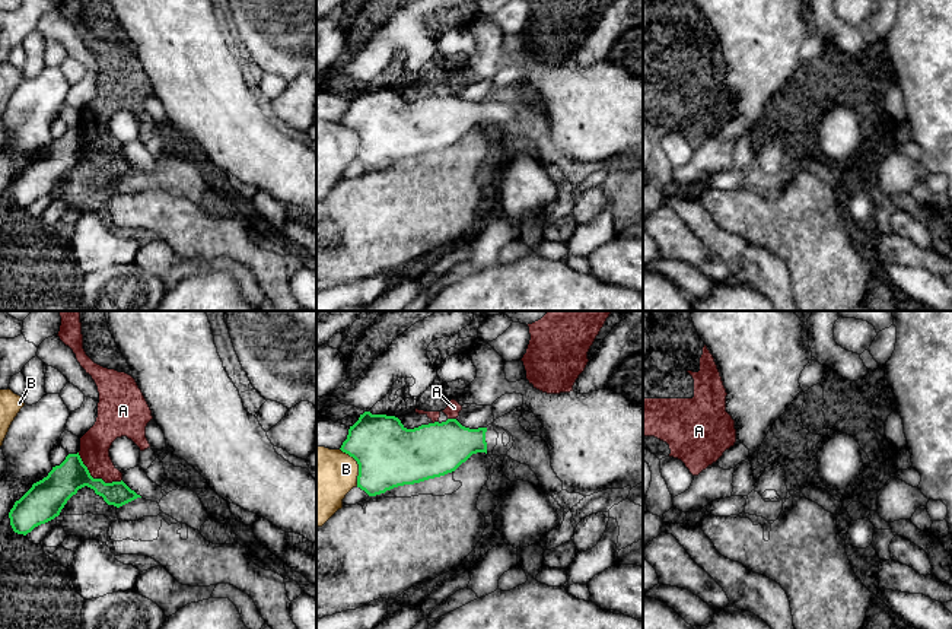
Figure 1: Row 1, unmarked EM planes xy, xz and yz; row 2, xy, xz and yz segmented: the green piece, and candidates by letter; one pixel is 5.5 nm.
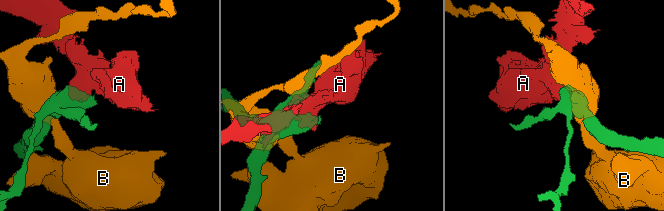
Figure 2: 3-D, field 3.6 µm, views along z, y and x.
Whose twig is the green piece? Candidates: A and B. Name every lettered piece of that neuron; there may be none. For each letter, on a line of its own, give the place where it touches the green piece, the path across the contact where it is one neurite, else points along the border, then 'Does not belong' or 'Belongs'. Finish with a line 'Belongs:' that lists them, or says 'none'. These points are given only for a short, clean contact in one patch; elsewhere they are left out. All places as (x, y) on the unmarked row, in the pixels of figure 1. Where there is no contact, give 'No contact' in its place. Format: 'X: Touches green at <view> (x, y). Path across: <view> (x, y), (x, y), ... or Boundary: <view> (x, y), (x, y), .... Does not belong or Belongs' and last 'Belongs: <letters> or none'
A: Touches green at xy (95, 152). Boundary: xy (77, 126), (94, 151), (101, 151), (105, 155), (121, 153). Does not belong
B: Touches green at xz (359, 139). Does not belong
Belongs: none

